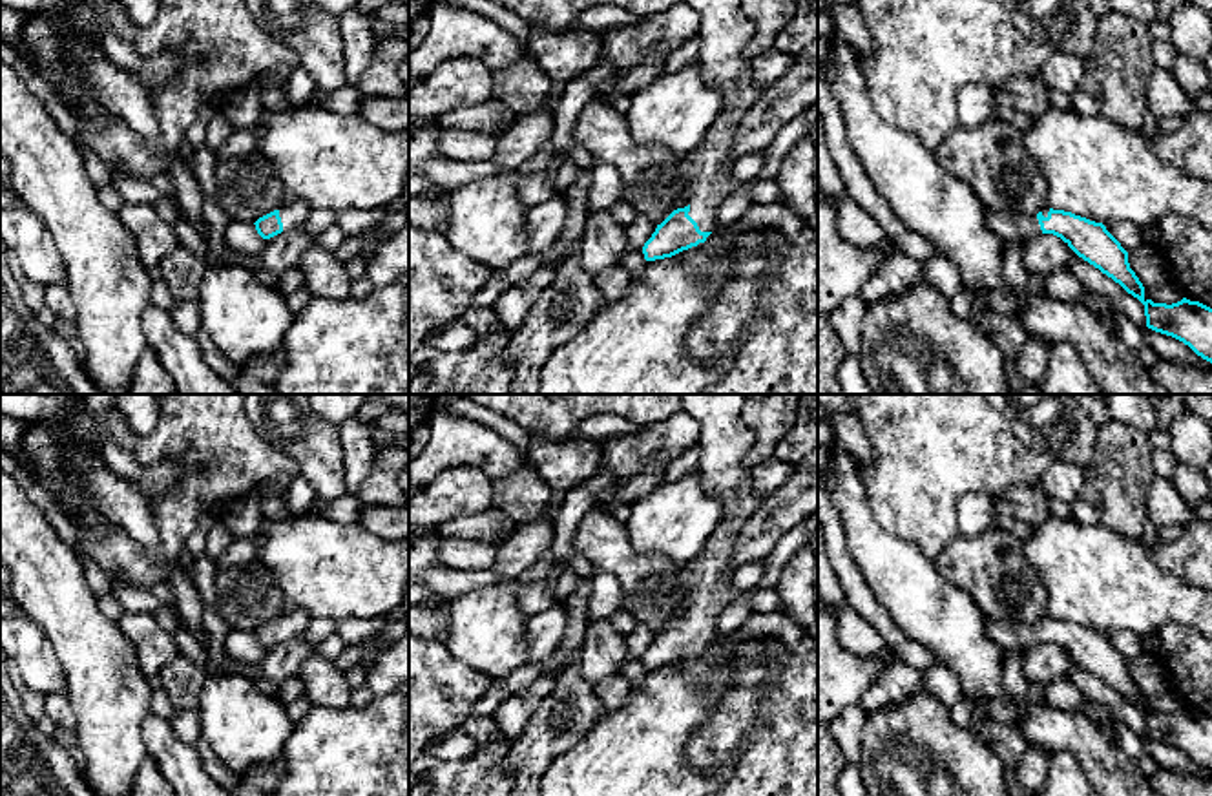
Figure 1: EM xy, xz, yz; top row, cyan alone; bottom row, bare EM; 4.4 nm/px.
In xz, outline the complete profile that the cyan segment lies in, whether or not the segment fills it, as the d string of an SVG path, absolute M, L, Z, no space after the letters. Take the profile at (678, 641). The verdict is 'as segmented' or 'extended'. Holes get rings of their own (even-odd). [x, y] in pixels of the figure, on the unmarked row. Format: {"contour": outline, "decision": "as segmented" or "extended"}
{"contour": "M679 394L683 411L699 422L701 458L697 471L705 491L723 508L723 522L703 550L679 571L683 612L644 652L646 670L672 666L705 652L717 635L721 612L739 595L728 564L741 526L763 497L752 491L752 469L745 456L756 435L741 418L745 394Z", "decision": "extended"}

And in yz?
{"contour": "M1046 615L1037 623L986 619L986 634L1006 652L1039 643L1060 646L1079 666L1144 714L1148 738L1183 750L1212 772L1212 717L1186 707L1172 714L1146 708L1143 692L1130 677L1128 661L1102 632Z", "decision": "extended"}

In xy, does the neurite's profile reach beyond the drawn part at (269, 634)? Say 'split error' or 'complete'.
split error

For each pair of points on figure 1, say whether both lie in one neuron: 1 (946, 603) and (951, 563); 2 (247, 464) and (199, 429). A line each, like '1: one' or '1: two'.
1: two
2: one

